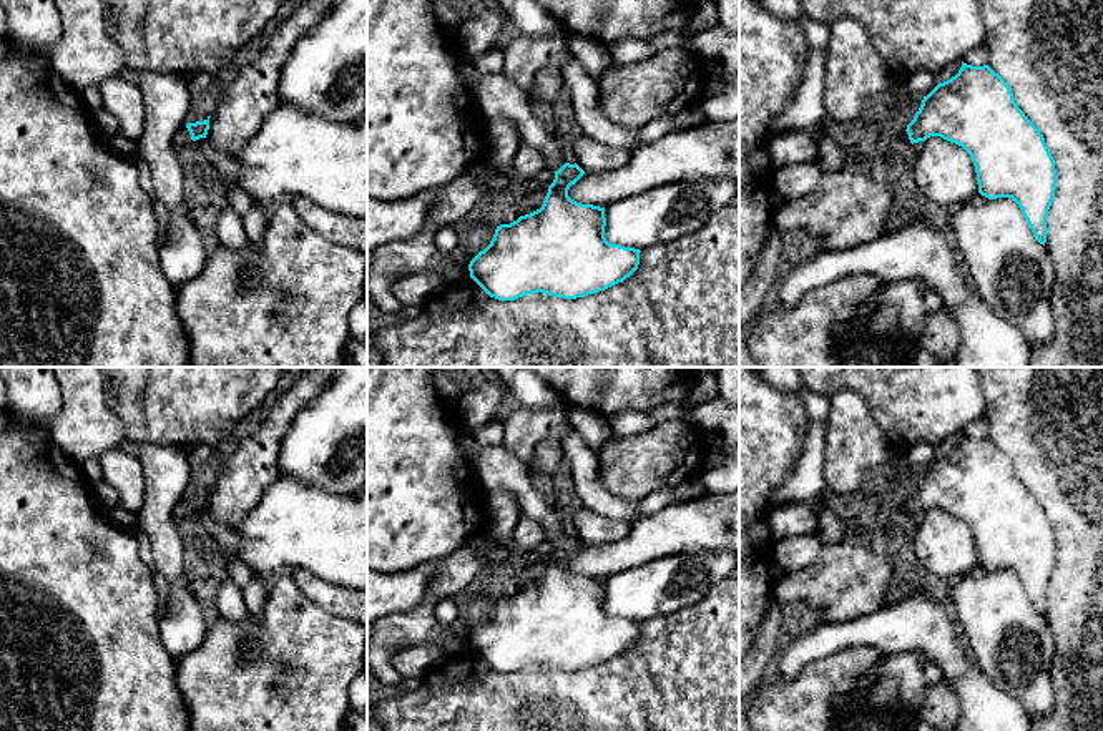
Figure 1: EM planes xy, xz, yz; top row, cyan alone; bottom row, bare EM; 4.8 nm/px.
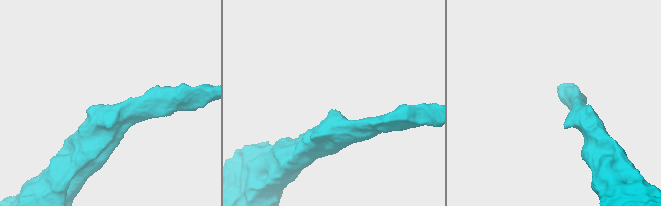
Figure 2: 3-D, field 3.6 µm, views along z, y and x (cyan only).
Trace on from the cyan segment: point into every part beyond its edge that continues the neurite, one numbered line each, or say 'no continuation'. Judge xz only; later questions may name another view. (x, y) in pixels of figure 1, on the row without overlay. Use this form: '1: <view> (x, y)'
1: xz (497, 469)

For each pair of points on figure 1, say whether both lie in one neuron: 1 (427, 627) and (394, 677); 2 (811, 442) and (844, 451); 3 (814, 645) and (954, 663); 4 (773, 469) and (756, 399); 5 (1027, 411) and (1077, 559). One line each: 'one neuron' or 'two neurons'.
1: one neuron
2: two neurons
3: one neuron
4: one neuron
5: one neuron

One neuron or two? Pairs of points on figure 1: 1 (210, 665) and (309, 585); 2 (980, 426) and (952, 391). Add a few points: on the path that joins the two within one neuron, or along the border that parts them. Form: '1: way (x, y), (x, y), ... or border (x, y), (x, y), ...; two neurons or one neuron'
1: border (284, 574), (309, 598), (333, 613); two neurons
2: border (984, 414), (962, 432); two neurons

